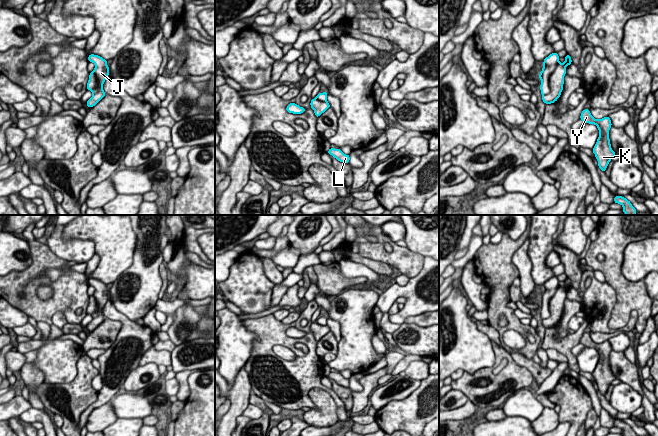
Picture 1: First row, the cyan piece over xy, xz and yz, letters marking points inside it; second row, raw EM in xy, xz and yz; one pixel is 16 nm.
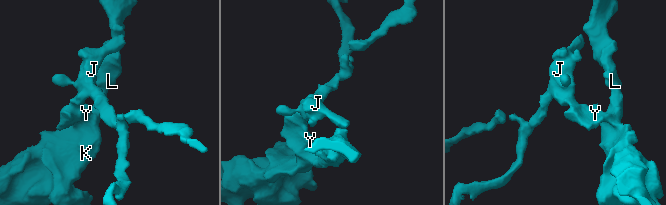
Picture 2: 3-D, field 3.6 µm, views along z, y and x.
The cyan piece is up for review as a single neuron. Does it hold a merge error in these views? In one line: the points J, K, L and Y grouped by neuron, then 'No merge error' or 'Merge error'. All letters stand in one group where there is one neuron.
Groups: J / K L Y. Merge error

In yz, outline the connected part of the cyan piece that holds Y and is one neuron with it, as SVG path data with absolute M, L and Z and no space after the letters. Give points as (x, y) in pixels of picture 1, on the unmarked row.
M584 333L582 335L580 344L584 345L585 347L596 349L600 356L592 375L598 385L599 392L605 396L609 386L616 379L616 377L611 372L609 363L609 354L612 350L611 344L609 340L606 340L602 343L595 343L591 339L589 333Z

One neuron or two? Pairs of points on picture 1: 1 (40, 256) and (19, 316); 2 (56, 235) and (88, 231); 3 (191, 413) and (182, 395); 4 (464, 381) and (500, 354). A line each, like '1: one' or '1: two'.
1: two
2: two
3: two
4: one

